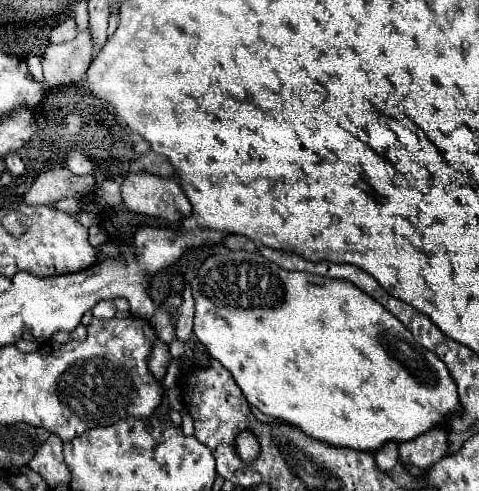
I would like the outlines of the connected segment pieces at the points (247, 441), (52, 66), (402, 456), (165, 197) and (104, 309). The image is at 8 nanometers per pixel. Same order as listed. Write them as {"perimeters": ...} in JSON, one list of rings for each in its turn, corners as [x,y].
{"perimeters":[[[[241,433],[237,437],[237,453],[239,453],[239,457],[243,461],[249,461],[251,463],[257,457],[257,453],[259,453],[257,439],[251,433]]],[[[89,29],[79,33],[73,41],[61,43],[61,45],[49,45],[43,55],[43,69],[45,79],[49,85],[67,85],[67,83],[79,83],[87,67],[91,63],[93,55],[93,43]]],[[[431,429],[429,433],[419,435],[413,441],[399,445],[399,461],[403,465],[419,465],[431,467],[435,465],[447,451],[447,431]]],[[[129,173],[121,185],[123,203],[141,215],[165,219],[169,223],[191,215],[191,203],[175,179],[153,173]]],[[[101,301],[101,303],[95,307],[93,315],[99,317],[99,319],[113,319],[113,317],[115,317],[115,305],[113,305],[111,301]]]]}

